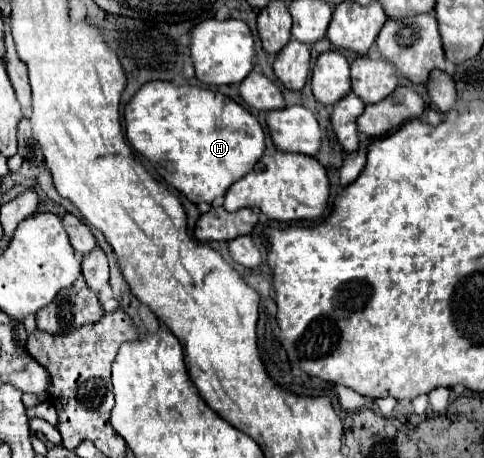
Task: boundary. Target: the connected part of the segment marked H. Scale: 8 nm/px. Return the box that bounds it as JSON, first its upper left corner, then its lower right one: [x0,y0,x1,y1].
[125,81,265,203]

